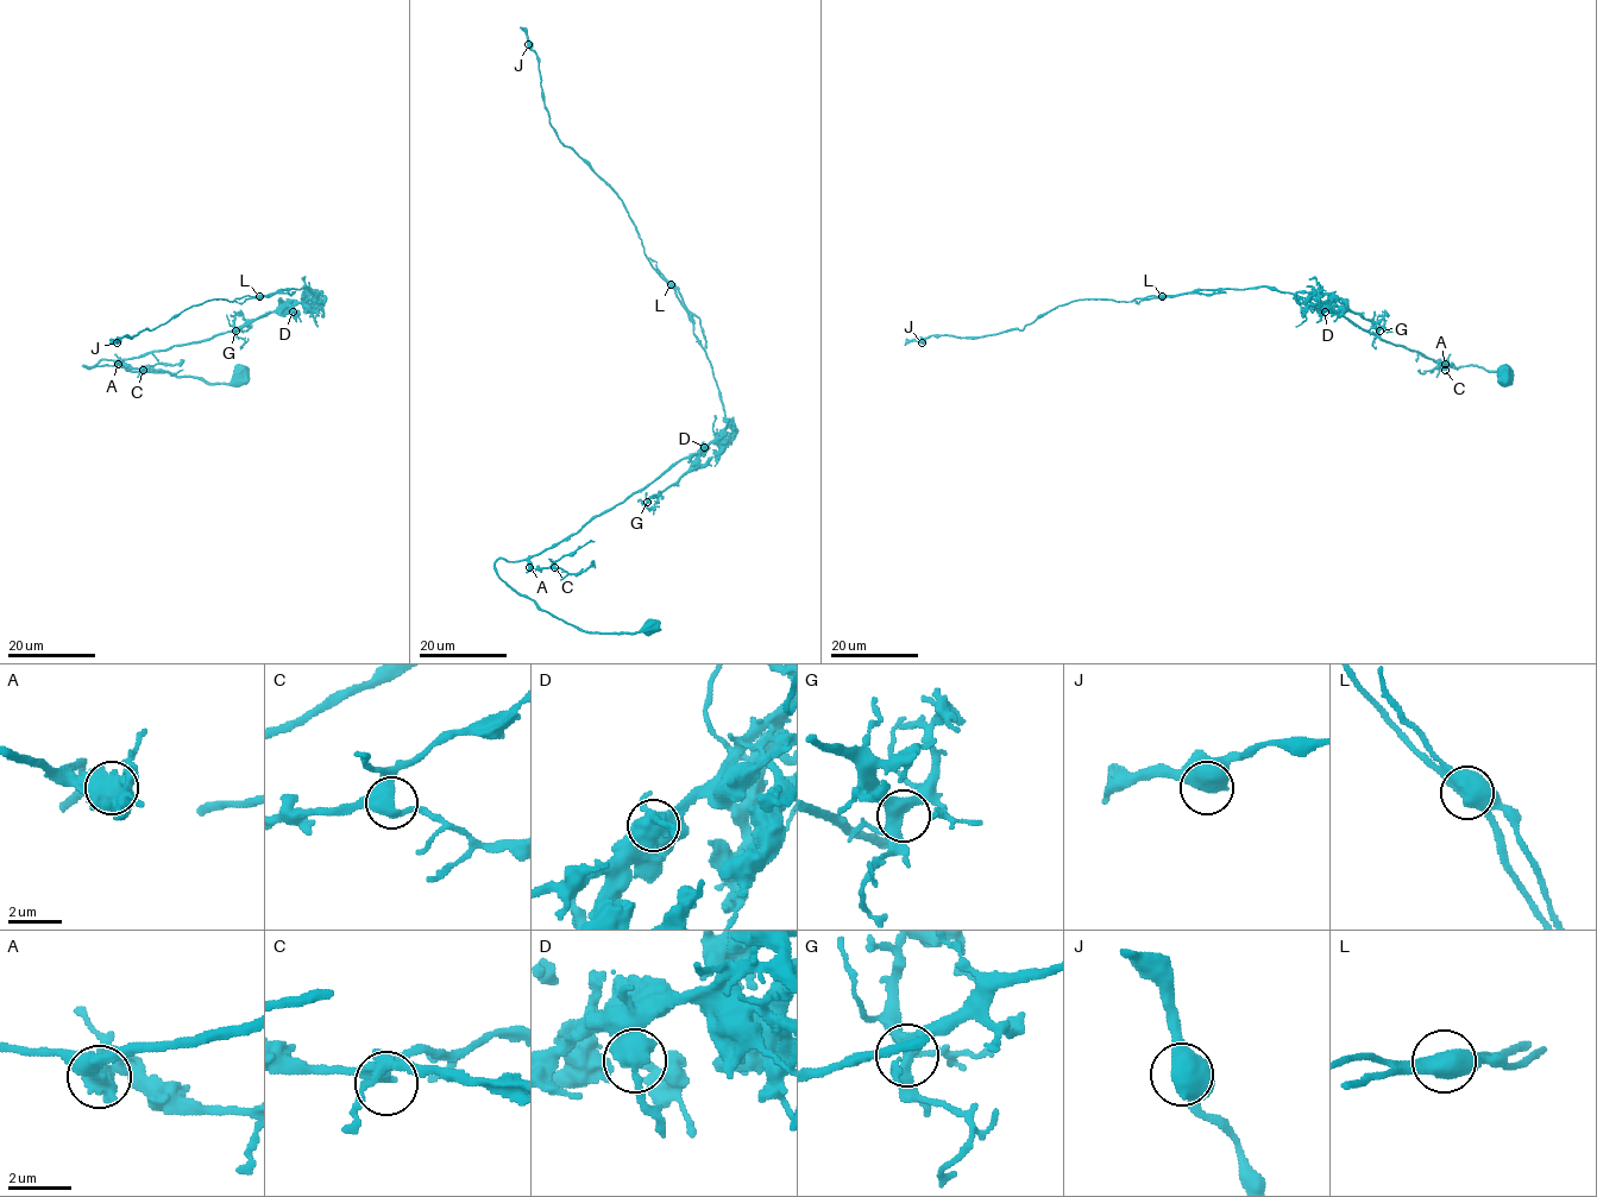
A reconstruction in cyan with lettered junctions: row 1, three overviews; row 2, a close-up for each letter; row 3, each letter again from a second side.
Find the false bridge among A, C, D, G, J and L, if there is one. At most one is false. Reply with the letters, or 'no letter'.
L

